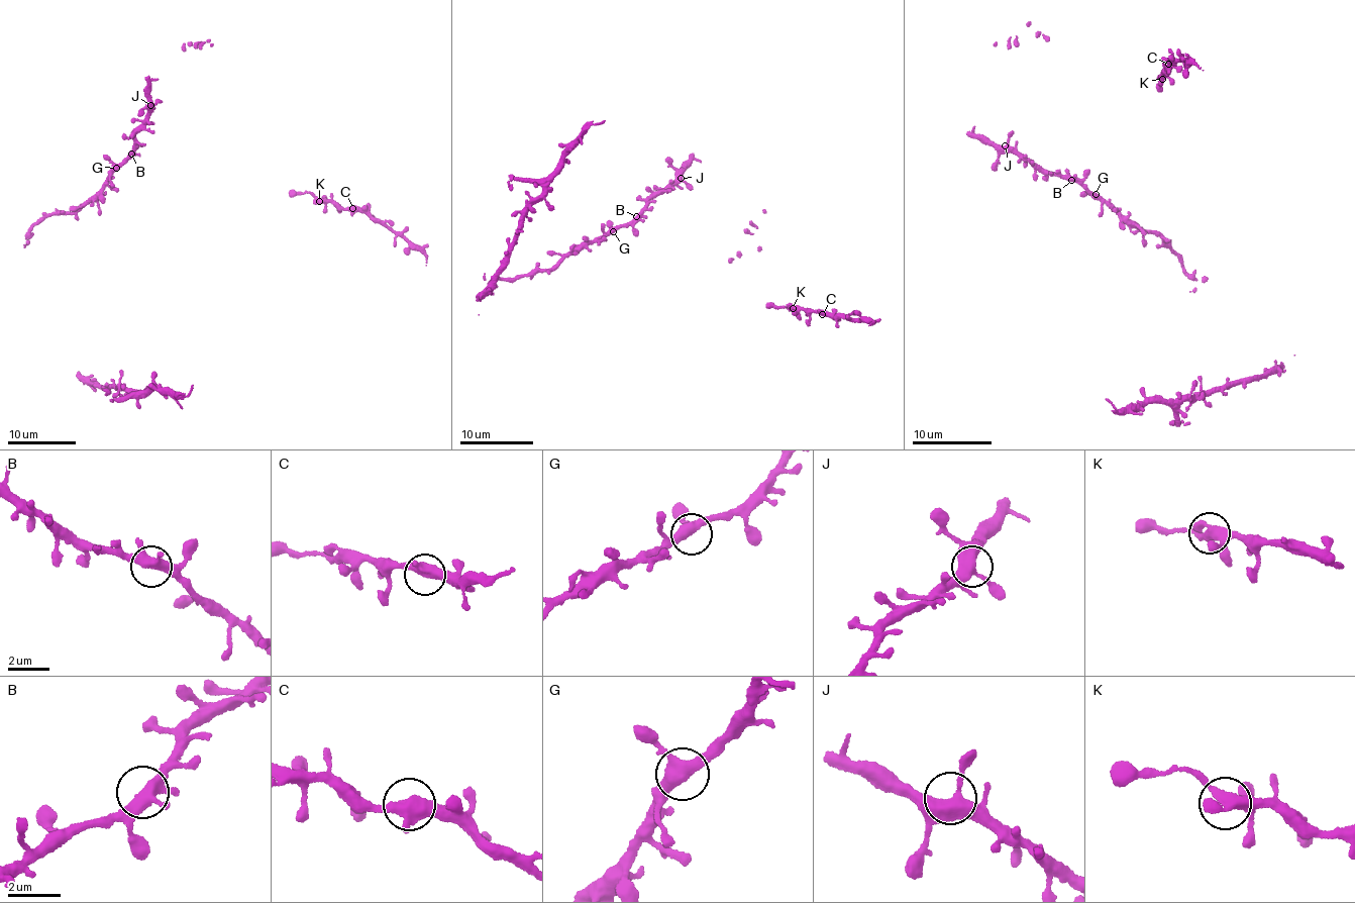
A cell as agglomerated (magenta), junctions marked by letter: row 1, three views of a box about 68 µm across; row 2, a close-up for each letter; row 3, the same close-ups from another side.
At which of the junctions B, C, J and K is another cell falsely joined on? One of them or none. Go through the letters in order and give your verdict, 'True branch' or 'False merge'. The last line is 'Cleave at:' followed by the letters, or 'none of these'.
B: True branch
C: True branch
J: True branch
K: True branch
Cleave at: none of these

